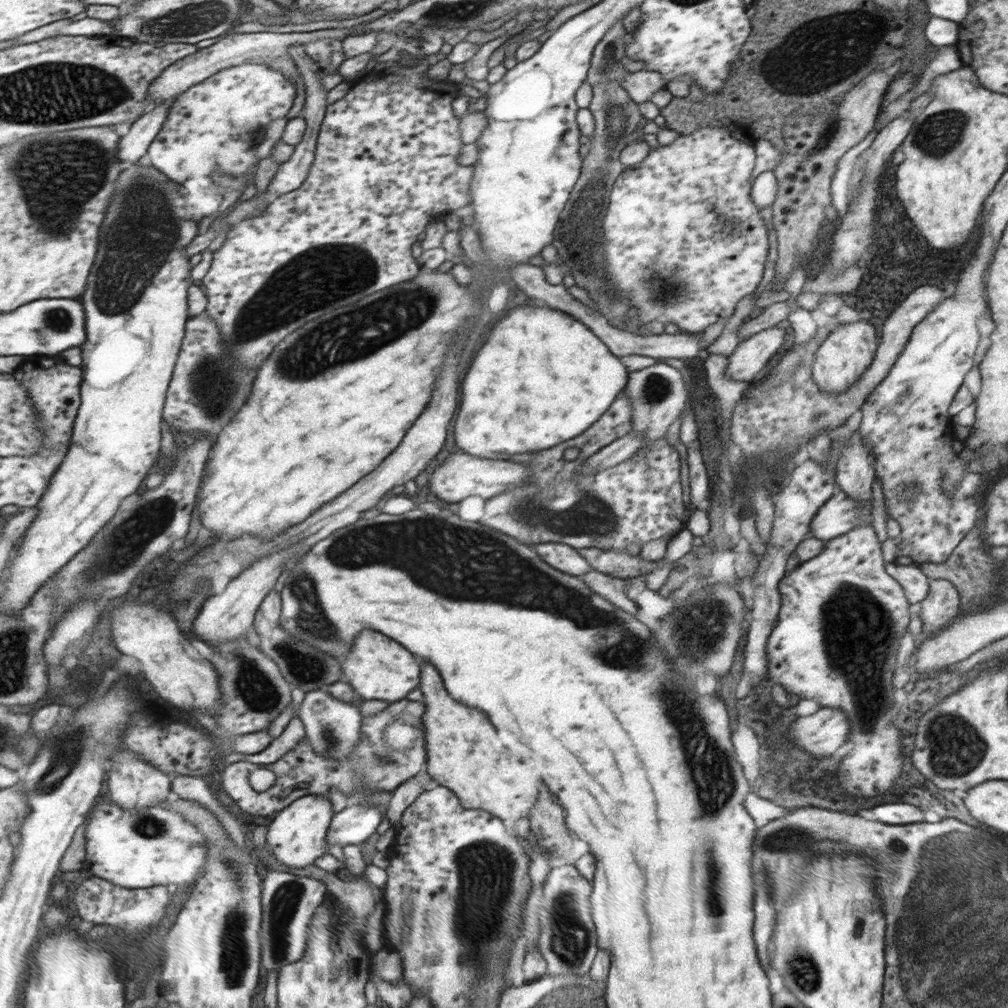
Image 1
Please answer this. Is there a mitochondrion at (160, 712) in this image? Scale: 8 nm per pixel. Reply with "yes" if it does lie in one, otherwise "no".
no

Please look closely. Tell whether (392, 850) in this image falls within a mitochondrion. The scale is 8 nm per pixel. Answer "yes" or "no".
no

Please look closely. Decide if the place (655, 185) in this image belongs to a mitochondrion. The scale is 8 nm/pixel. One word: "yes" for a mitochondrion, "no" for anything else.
no

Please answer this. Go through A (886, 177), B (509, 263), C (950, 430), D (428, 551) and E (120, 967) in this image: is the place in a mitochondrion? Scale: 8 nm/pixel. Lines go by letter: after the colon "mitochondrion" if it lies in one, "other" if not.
A: other
B: other
C: other
D: mitochondrion
E: other

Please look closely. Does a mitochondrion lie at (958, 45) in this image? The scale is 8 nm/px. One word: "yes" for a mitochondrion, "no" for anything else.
no

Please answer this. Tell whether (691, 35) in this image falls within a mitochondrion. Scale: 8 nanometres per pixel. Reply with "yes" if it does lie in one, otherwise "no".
no

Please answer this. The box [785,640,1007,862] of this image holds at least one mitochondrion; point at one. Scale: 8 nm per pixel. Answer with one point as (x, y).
(955, 748)

